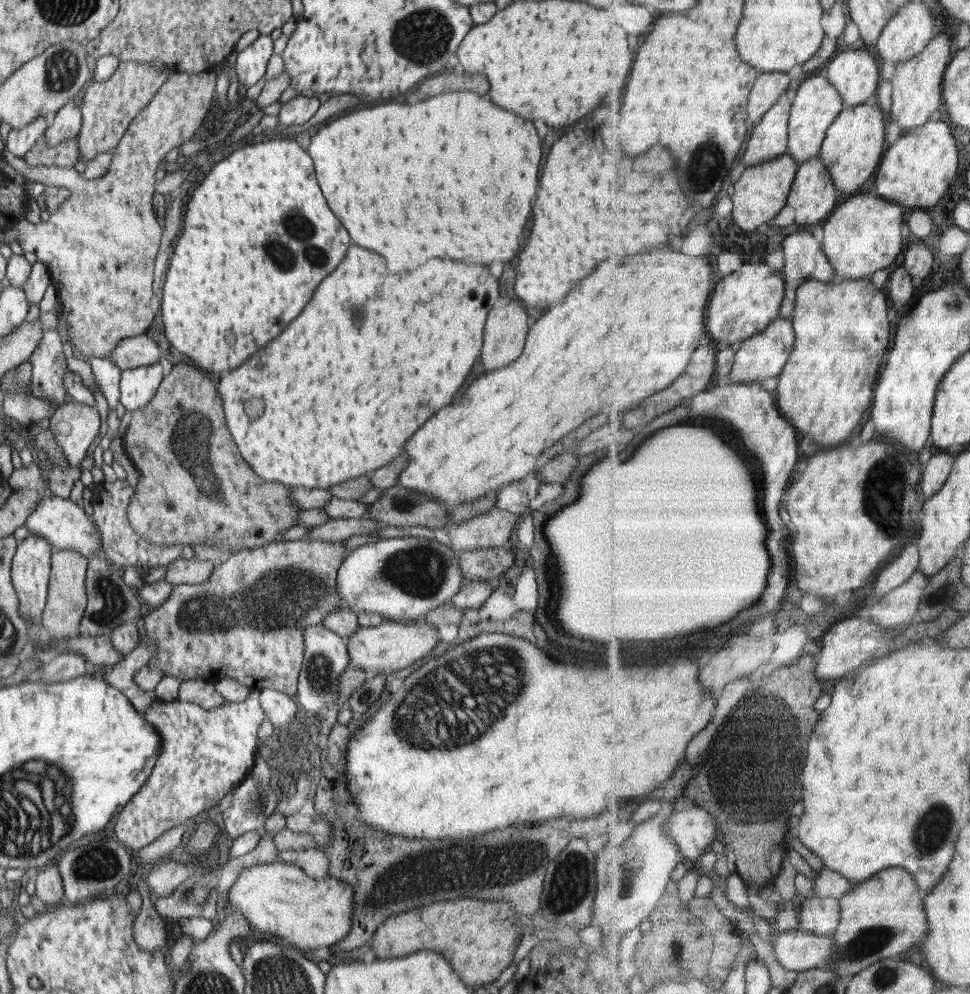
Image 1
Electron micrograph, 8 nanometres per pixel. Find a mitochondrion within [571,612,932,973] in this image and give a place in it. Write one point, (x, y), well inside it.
(769, 759)

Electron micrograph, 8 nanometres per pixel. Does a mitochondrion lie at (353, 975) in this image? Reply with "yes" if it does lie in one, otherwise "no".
no

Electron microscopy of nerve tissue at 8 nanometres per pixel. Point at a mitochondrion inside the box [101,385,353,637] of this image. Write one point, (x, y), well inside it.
(189, 438)

